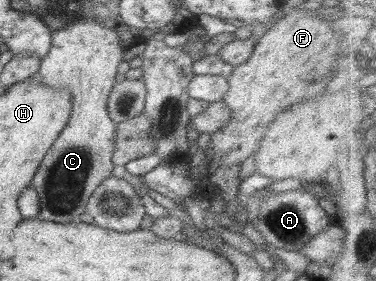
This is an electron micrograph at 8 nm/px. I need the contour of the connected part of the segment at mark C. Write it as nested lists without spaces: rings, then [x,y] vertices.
[[[75,19],[68,26],[51,33],[51,45],[46,55],[41,59],[36,74],[42,85],[59,90],[66,88],[70,92],[71,110],[69,120],[64,129],[56,137],[51,147],[46,151],[36,173],[31,179],[31,186],[36,190],[40,202],[38,219],[55,221],[56,223],[80,222],[78,215],[85,211],[85,205],[90,194],[100,185],[102,180],[112,173],[111,162],[114,141],[116,141],[116,126],[107,114],[106,102],[115,85],[118,63],[123,61],[121,53],[124,51],[118,43],[118,35],[106,27],[102,27],[96,19]]]

